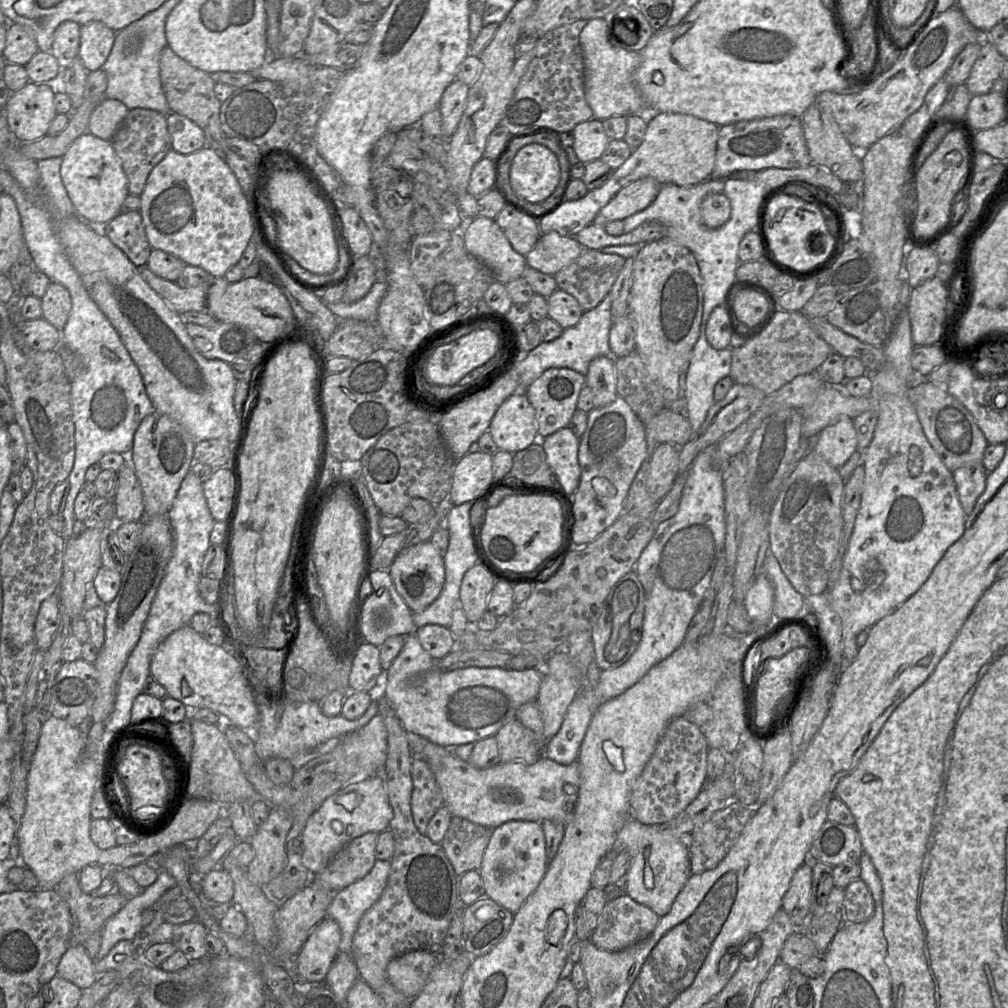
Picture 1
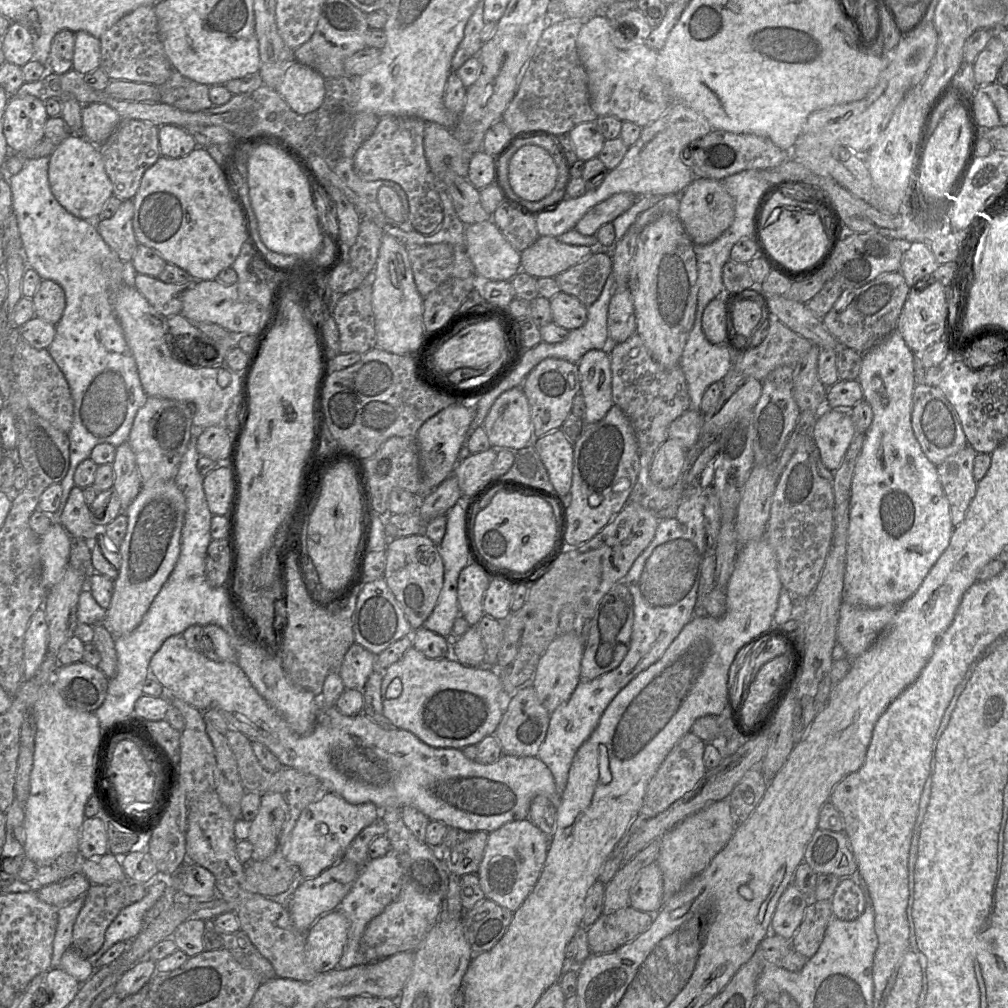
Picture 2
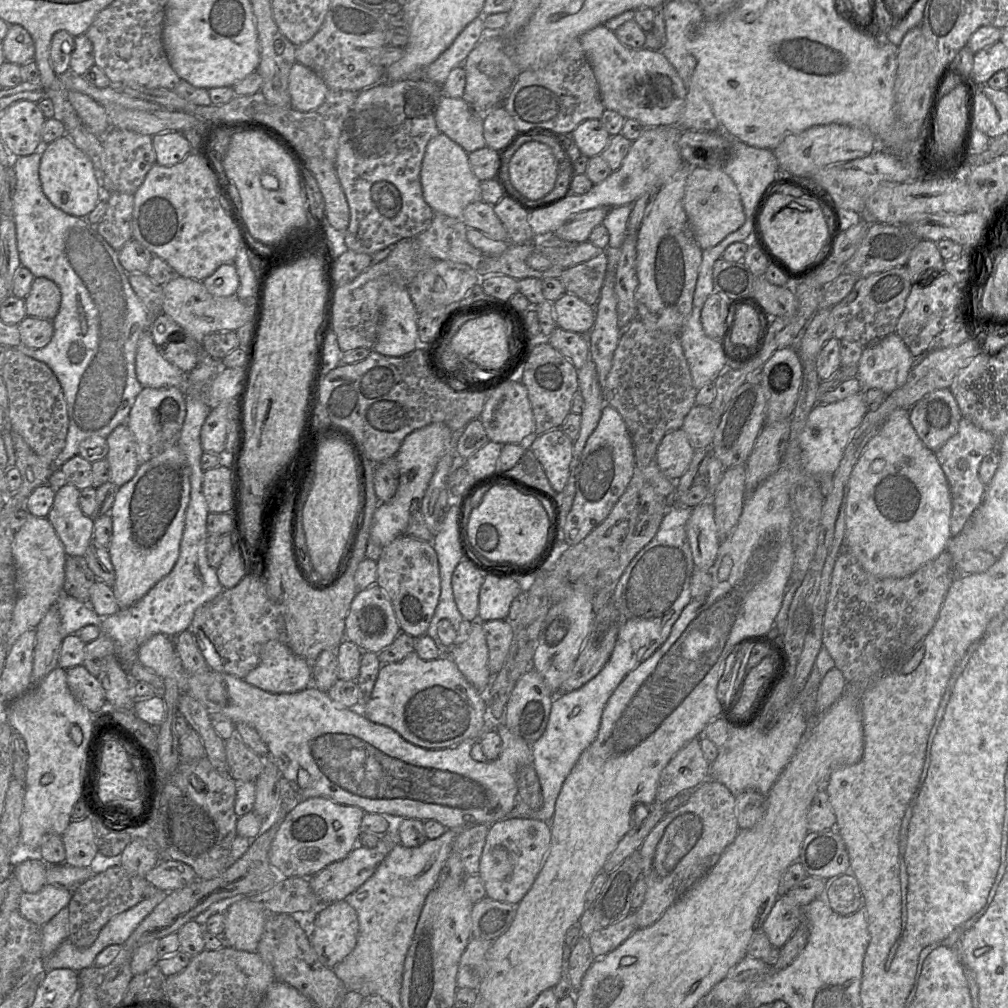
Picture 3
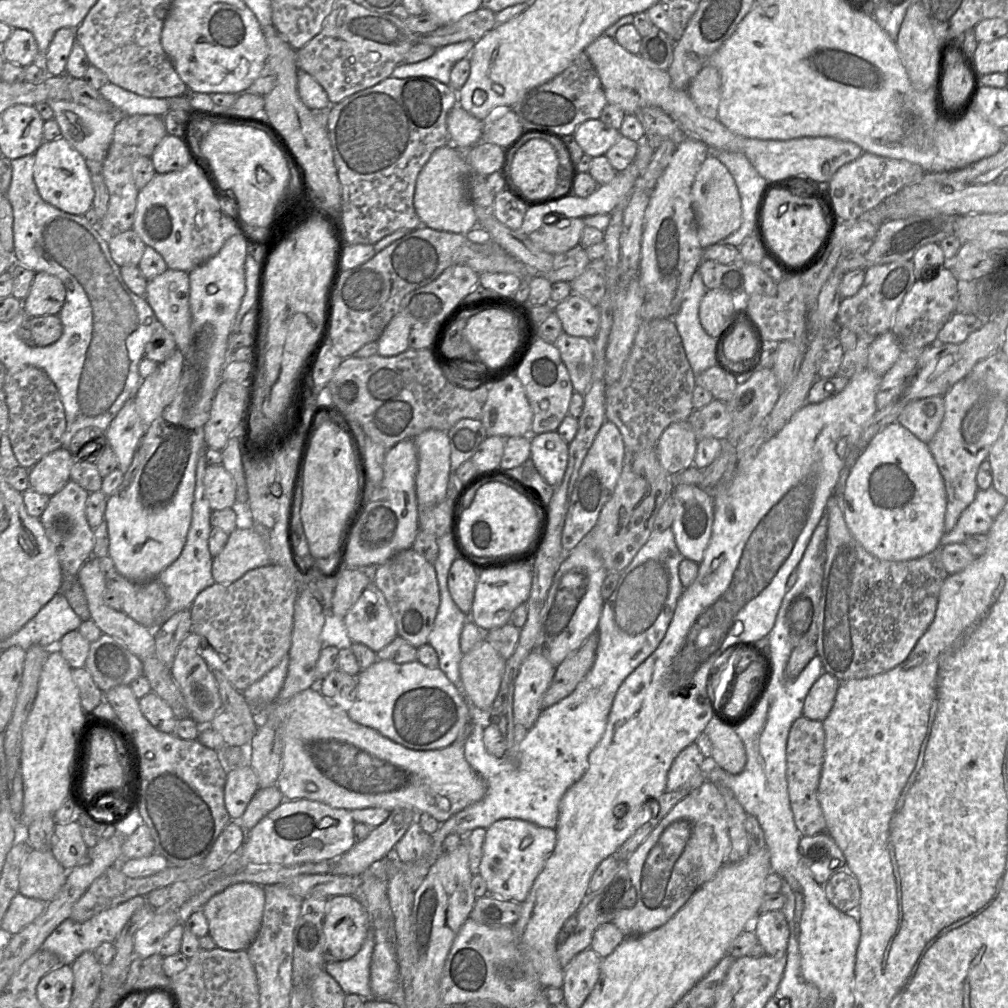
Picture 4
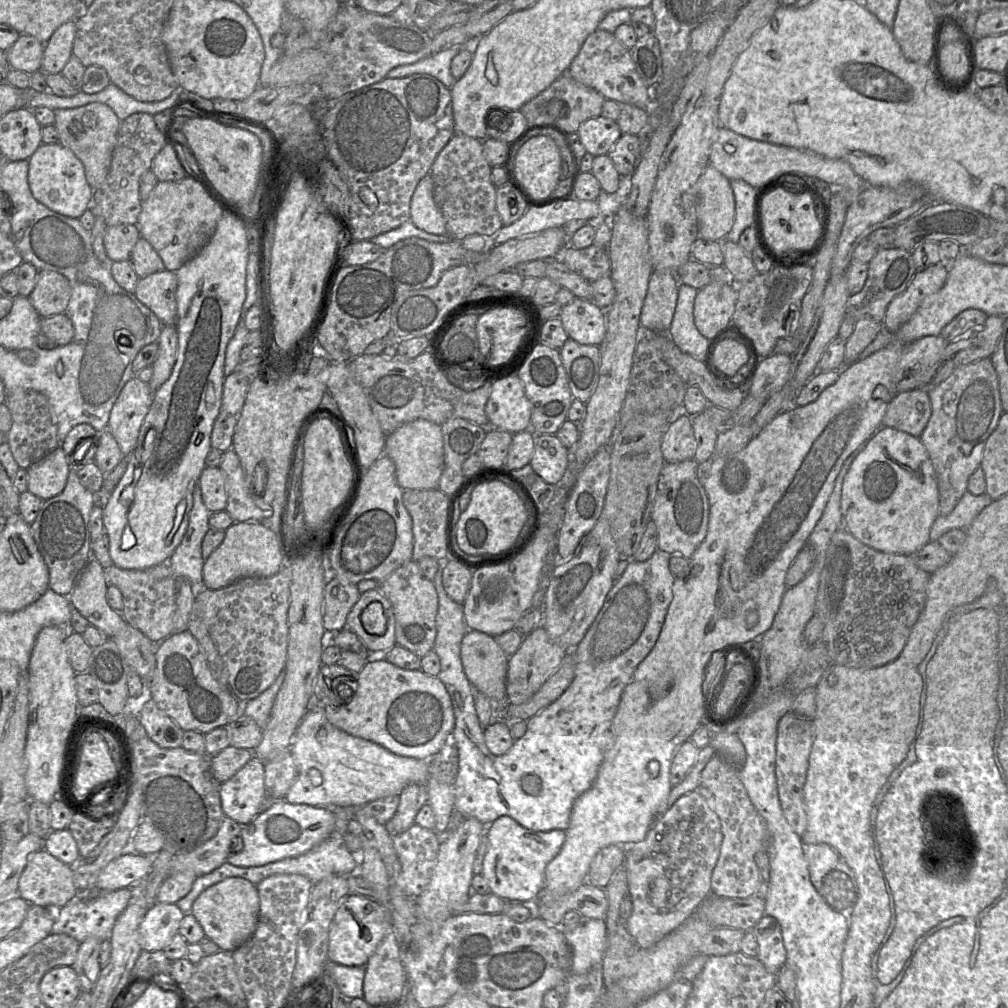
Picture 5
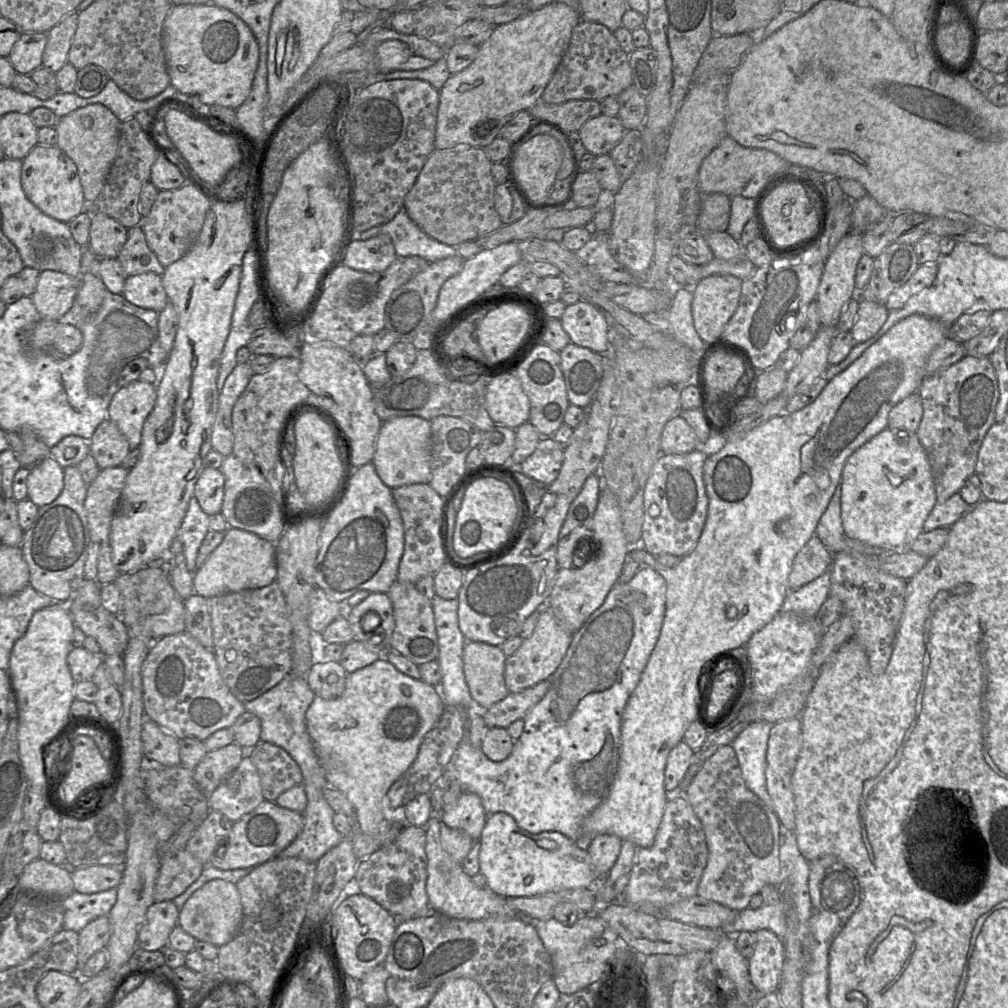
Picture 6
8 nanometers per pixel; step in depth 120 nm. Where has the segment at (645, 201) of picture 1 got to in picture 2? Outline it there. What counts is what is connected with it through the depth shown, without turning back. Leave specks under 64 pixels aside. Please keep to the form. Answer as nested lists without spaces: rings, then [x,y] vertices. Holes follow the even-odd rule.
[[[618,193],[591,208],[576,224],[580,234],[594,236],[599,228],[612,223],[615,218],[630,209],[638,196],[632,193]]]

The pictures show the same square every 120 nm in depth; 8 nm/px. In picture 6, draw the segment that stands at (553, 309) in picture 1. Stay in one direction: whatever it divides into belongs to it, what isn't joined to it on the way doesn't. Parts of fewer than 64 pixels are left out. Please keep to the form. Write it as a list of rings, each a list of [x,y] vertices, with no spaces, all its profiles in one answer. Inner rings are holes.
[[[580,300],[566,307],[560,318],[570,342],[599,354],[610,349],[610,326],[602,313],[589,301]]]

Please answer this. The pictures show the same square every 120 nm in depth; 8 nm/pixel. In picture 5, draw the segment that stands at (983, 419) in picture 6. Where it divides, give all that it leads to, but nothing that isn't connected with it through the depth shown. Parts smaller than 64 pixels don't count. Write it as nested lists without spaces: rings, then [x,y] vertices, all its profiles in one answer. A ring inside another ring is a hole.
[[[984,358],[959,366],[940,384],[928,386],[927,391],[931,402],[931,416],[919,438],[928,452],[937,478],[939,513],[940,515],[948,515],[967,492],[969,477],[980,467],[985,443],[996,429],[1004,413],[1001,404],[999,379],[991,359]]]

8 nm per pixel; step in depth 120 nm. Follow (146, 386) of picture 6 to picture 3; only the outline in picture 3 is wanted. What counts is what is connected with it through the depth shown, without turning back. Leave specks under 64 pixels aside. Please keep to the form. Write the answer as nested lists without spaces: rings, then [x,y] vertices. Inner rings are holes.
[[[126,423],[117,426],[106,438],[109,450],[107,460],[110,465],[110,481],[121,487],[137,472],[136,442]]]

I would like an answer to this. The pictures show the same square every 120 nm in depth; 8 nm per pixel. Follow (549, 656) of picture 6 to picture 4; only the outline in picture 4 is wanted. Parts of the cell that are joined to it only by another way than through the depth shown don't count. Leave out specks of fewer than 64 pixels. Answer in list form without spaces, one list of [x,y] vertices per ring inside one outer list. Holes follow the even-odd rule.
[[[533,650],[521,665],[513,693],[515,724],[531,729],[541,714],[543,696],[554,677],[556,666]]]

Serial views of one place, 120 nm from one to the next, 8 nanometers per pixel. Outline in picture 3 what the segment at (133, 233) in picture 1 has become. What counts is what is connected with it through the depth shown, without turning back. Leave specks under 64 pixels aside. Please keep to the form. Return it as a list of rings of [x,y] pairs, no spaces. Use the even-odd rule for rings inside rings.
[[[113,192],[103,194],[107,200],[107,211],[97,224],[97,231],[116,251],[132,239],[132,213],[134,195]]]

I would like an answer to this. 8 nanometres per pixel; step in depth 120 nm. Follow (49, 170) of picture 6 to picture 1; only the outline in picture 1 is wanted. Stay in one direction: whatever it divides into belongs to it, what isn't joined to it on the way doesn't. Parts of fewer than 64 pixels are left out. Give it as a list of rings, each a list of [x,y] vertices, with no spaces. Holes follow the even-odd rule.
[[[89,132],[79,136],[67,149],[62,157],[60,175],[75,213],[95,227],[102,227],[115,218],[128,196],[127,177],[111,141]]]

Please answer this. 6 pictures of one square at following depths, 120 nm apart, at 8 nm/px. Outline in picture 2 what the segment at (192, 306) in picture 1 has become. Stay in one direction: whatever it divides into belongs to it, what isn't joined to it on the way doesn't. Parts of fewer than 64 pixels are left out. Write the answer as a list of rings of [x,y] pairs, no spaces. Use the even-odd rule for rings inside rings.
[[[136,274],[134,287],[161,315],[168,318],[182,311],[182,293],[192,284],[167,284],[158,278]]]

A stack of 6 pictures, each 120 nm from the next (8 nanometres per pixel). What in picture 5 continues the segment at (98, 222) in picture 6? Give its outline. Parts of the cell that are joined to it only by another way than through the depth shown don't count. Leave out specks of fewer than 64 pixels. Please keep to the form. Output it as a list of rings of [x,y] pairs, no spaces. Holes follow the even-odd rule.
[[[136,224],[108,226],[104,235],[104,246],[111,261],[130,260],[132,250],[140,238]]]

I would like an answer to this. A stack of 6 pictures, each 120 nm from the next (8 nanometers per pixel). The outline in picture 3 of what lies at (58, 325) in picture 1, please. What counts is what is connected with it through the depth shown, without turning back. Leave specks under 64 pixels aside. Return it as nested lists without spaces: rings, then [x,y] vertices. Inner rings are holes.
[[[37,277],[24,300],[28,316],[53,321],[61,306],[61,291],[54,281]]]

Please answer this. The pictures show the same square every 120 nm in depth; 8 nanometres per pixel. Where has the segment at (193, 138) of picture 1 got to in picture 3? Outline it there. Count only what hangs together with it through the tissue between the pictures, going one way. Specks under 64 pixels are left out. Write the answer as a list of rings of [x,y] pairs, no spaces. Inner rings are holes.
[[[164,131],[152,136],[156,163],[173,166],[192,152],[189,141],[179,131]]]

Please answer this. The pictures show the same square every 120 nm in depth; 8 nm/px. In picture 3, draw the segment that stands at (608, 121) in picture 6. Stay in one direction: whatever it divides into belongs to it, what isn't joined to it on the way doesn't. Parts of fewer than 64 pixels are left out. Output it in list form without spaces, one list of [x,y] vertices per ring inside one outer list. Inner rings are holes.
[[[600,119],[581,122],[573,130],[572,136],[581,154],[588,158],[600,155],[611,139]]]

